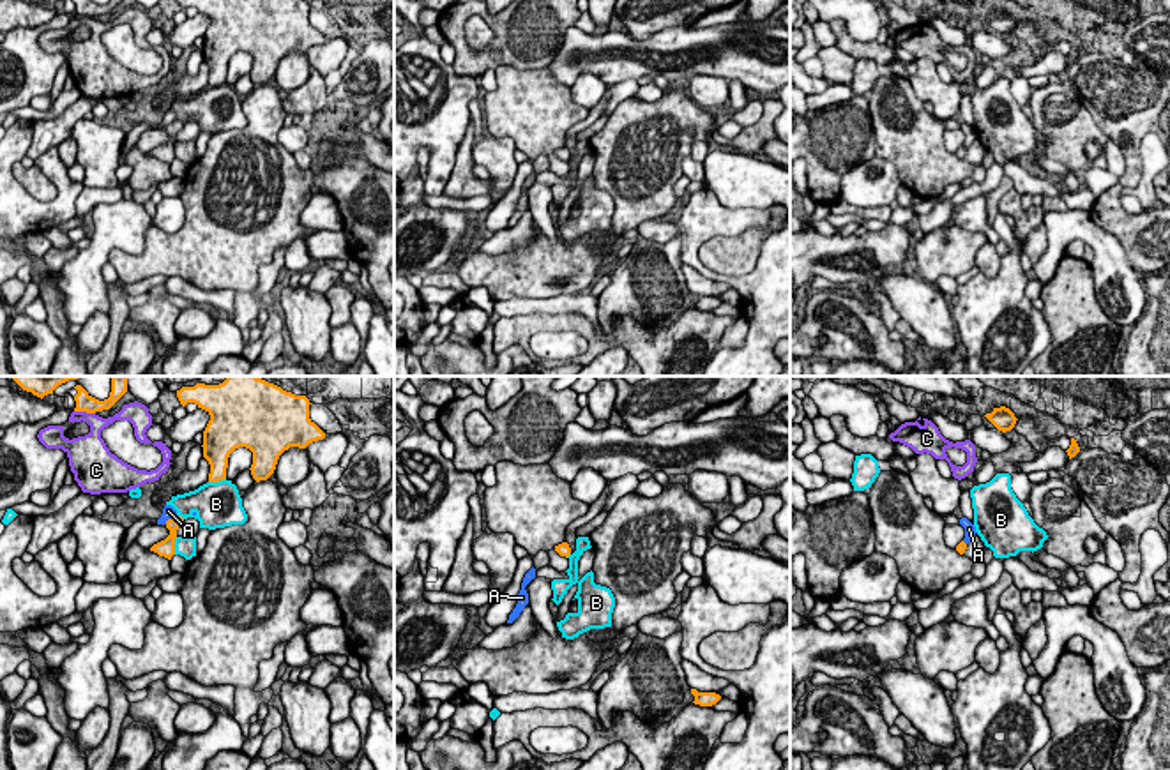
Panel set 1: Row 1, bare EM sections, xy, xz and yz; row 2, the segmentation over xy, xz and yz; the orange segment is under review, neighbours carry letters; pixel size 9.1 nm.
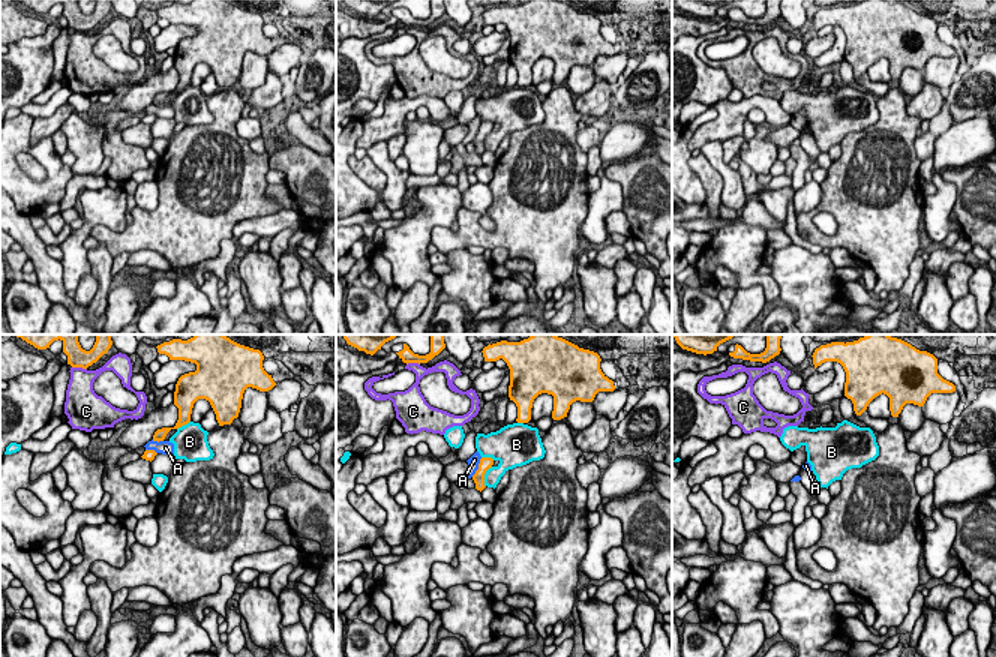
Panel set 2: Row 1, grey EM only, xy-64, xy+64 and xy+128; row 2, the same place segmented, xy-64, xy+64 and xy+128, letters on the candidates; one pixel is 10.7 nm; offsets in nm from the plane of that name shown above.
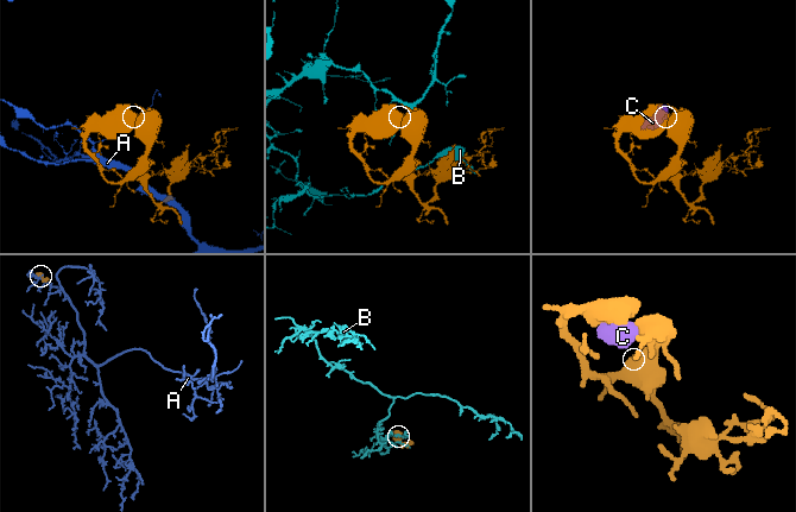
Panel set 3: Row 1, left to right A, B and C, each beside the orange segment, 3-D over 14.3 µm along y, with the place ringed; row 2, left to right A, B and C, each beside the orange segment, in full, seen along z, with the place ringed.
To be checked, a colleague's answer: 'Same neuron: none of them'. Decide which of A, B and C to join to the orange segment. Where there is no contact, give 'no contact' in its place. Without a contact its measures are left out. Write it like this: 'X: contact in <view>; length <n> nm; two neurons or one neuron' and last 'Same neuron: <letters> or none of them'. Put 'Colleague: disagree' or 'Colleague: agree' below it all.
A: contact in xy; length 150 nm; two neurons
B: contact in xy; length 170 nm; two neurons
C: contact in xy; length 190 nm; two neurons
Same neuron: none of them
Colleague: agree

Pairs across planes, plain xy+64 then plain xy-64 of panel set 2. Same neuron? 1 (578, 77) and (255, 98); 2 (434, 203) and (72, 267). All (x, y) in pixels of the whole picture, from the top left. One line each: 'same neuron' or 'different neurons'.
1: different neurons
2: same neuron

